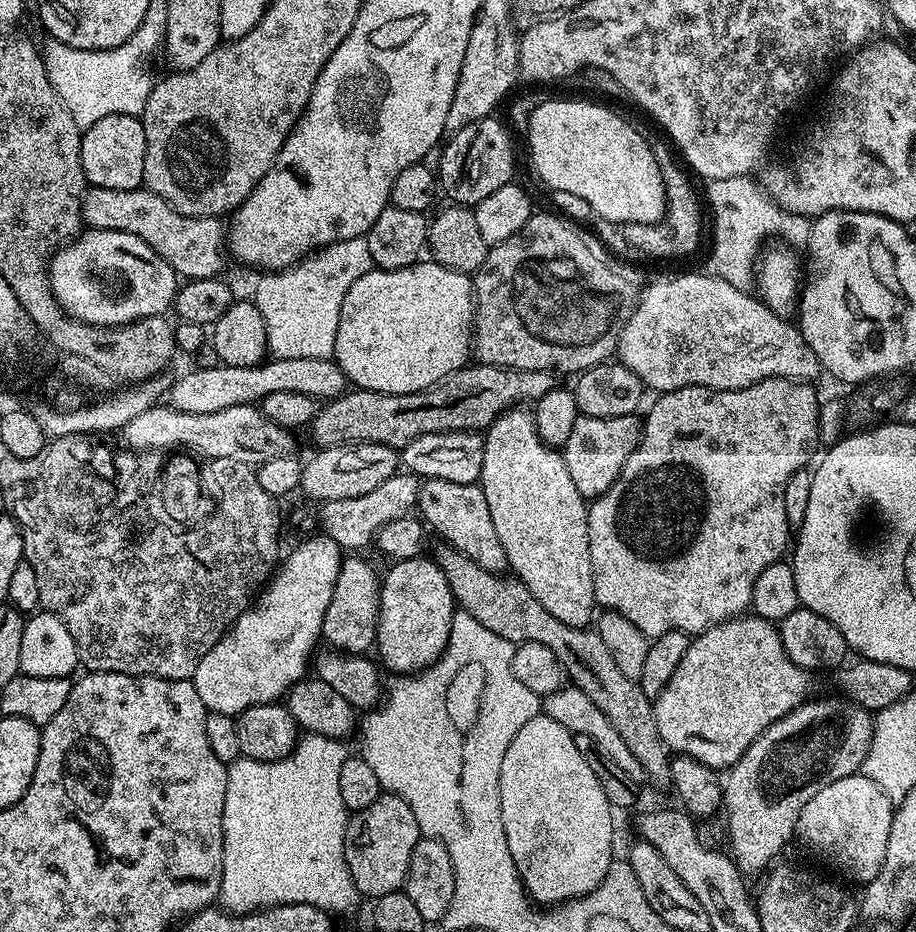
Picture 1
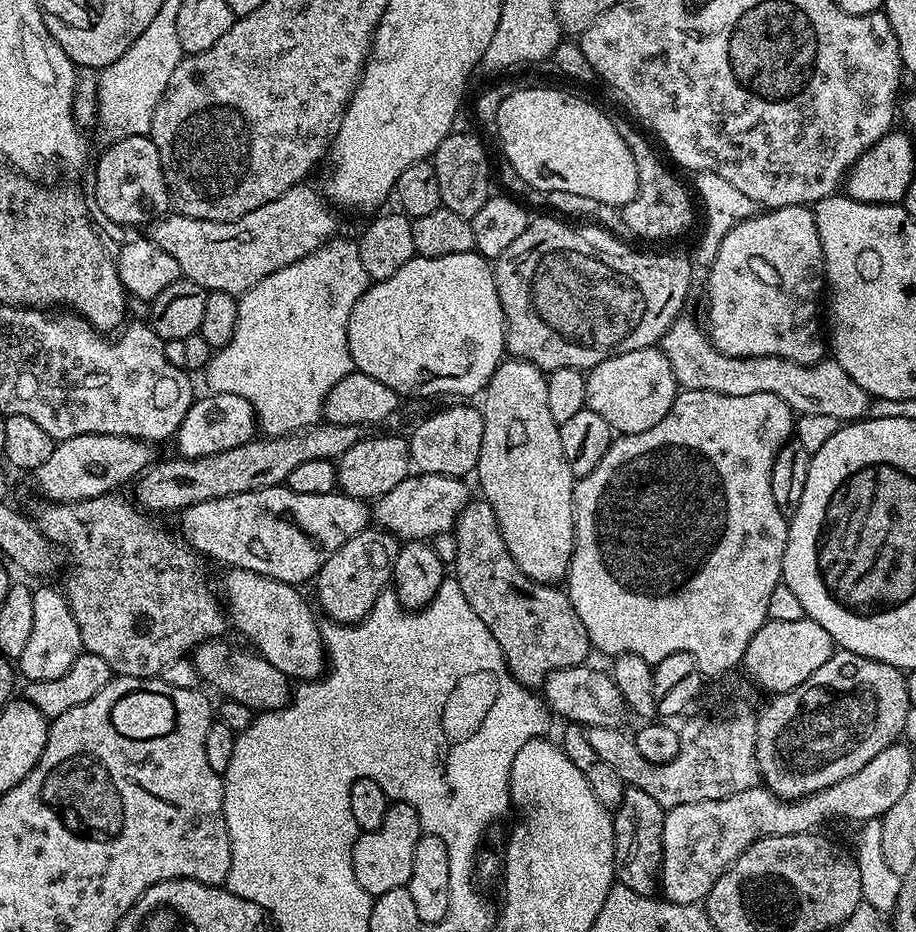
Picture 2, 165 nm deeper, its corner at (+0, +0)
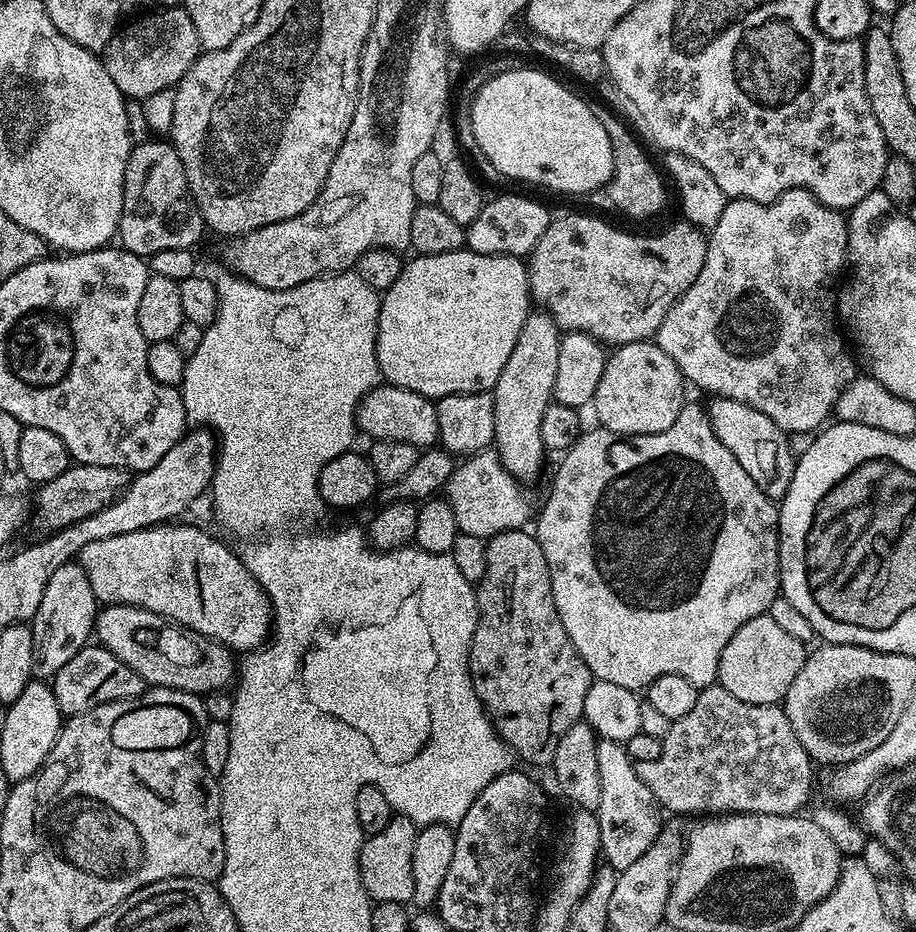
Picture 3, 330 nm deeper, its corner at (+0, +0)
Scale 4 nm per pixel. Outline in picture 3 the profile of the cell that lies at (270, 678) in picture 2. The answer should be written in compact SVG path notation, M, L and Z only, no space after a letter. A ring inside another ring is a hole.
M129 604L101 607L96 617L94 636L100 647L110 650L114 658L126 662L126 666L137 672L148 686L207 694L227 689L238 676L238 664L233 653L217 640Z

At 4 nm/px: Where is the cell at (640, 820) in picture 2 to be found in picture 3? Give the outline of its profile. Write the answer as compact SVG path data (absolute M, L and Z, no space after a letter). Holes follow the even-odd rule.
M597 739L598 782L602 782L602 802L595 808L600 831L600 850L603 859L617 873L638 862L658 838L662 827L662 809L650 786L642 782L636 761L630 758L627 747L618 740Z

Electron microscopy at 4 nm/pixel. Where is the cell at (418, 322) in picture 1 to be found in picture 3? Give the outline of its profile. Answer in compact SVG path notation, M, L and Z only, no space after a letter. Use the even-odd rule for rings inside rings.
M467 250L413 257L380 301L376 357L381 377L387 383L429 398L495 388L530 311L525 261L519 256L487 256Z

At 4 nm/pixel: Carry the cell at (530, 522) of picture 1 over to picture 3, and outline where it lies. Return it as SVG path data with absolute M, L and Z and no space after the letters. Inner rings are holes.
M543 310L529 311L526 322L518 334L518 342L514 350L510 350L510 358L506 358L506 366L502 366L502 374L498 374L498 382L491 389L494 402L494 451L500 455L502 466L515 480L529 482L540 476L544 468L546 449L542 440L542 414L546 414L548 405L553 403L554 378L558 374L558 350L560 349L561 329L556 327L551 316Z

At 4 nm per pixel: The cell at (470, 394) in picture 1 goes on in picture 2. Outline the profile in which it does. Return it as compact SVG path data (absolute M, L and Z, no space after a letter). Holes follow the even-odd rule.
M321 422L304 429L303 432L271 438L254 438L242 446L234 446L234 450L222 450L218 454L199 456L196 460L157 459L149 464L135 481L134 500L141 509L152 514L172 511L175 513L177 510L194 507L196 503L210 499L226 498L228 495L242 494L243 491L283 485L294 466L302 466L302 462L315 460L335 462L361 438L362 432L357 426Z

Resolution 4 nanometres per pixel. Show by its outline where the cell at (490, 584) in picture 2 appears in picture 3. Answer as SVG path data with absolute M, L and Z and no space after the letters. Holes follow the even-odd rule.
M511 528L497 536L489 536L484 545L484 553L486 554L486 570L483 578L475 585L478 619L472 639L472 649L468 655L468 673L472 675L472 685L478 698L484 703L485 709L494 717L498 731L504 738L504 743L512 749L519 759L521 756L526 763L548 766L551 765L554 758L554 750L558 750L558 741L562 738L562 734L566 734L566 730L570 730L570 726L581 723L586 706L586 694L590 690L594 677L591 670L586 666L586 662L582 662L570 634L566 634L566 626L562 626L562 618L558 618L558 610L554 606L550 570L546 566L546 554L542 554L542 546L537 542L535 535L528 530Z

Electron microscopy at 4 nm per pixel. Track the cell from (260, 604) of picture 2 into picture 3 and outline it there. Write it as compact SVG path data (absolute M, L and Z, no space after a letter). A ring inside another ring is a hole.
M184 522L157 524L114 538L98 538L98 542L82 546L78 563L86 578L90 578L90 590L94 590L101 605L129 604L150 610L155 616L217 640L233 653L255 652L269 639L274 628L268 596L233 549L231 552L222 541L192 524L180 523Z

